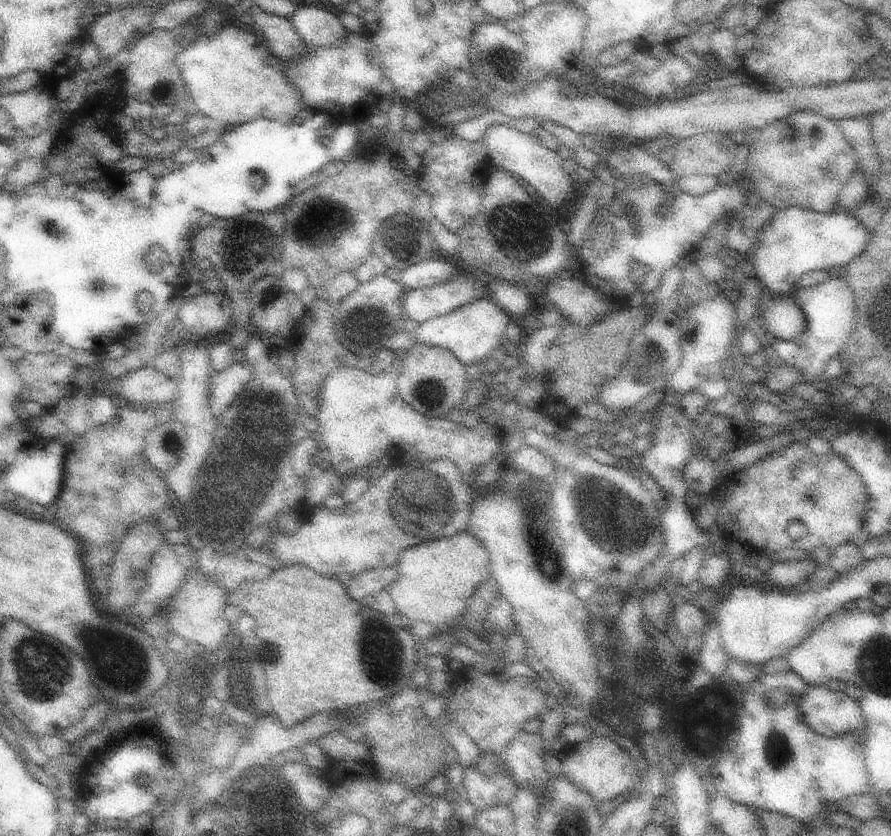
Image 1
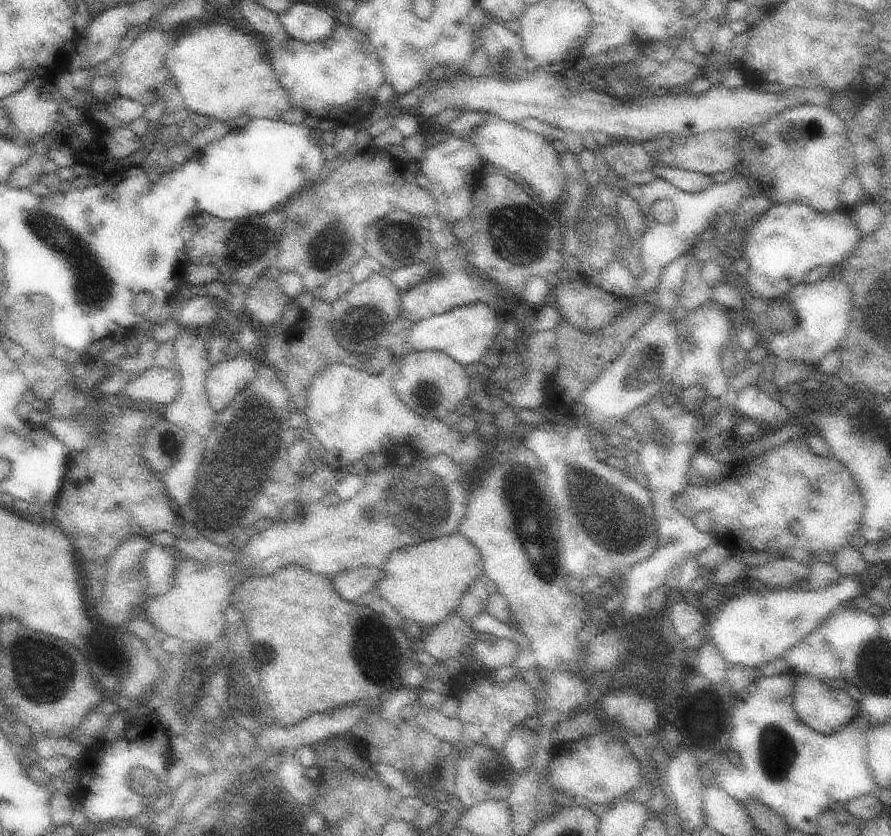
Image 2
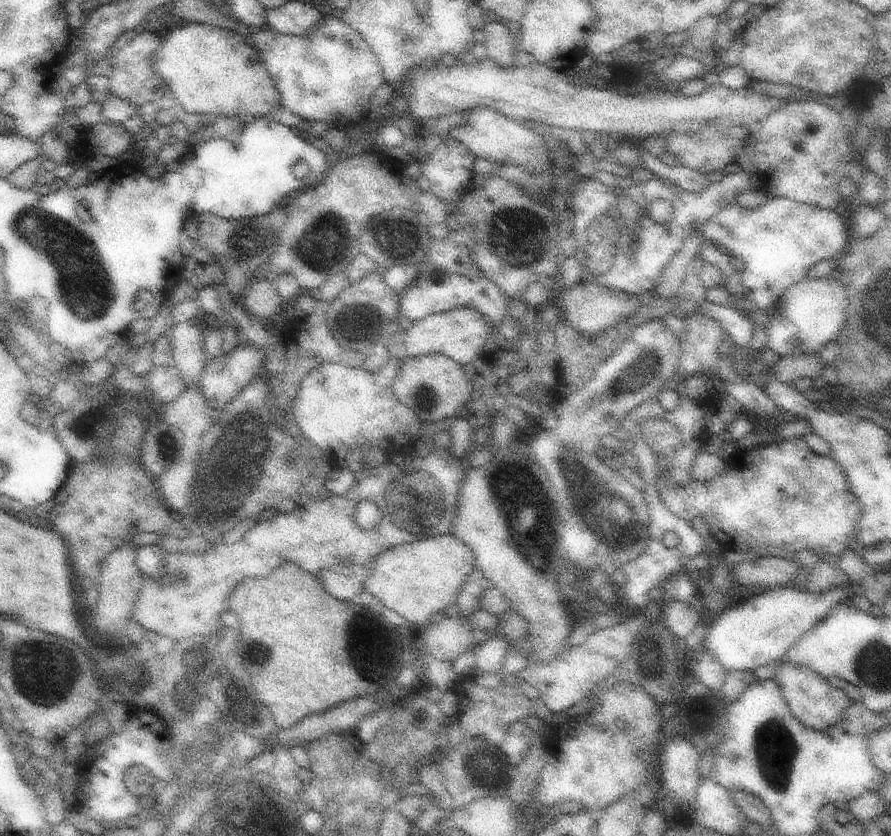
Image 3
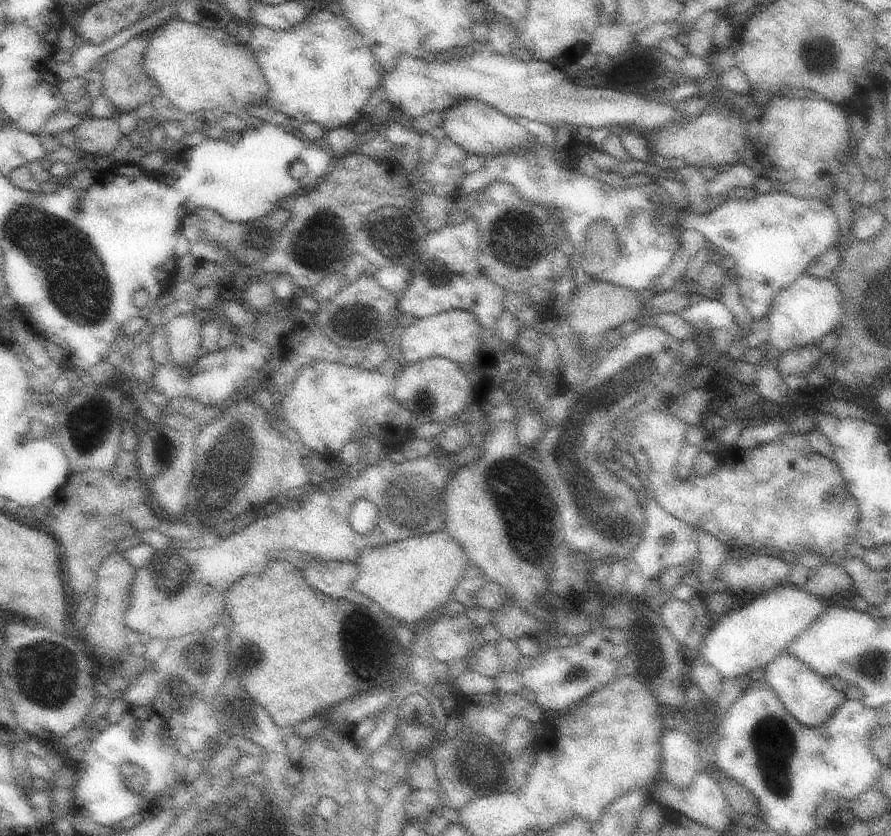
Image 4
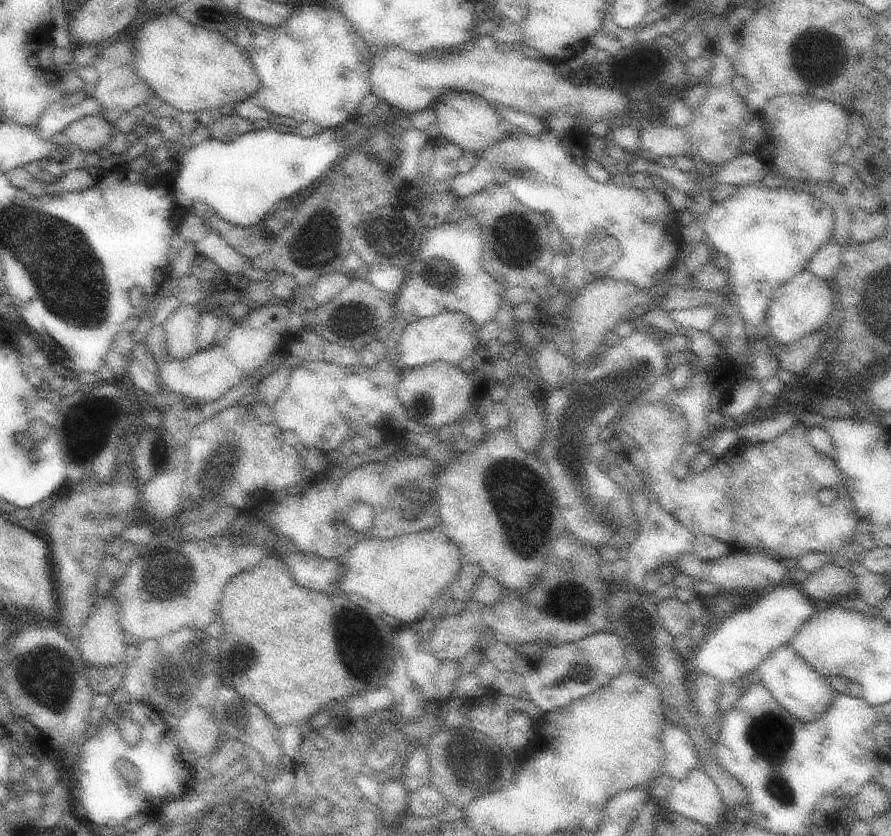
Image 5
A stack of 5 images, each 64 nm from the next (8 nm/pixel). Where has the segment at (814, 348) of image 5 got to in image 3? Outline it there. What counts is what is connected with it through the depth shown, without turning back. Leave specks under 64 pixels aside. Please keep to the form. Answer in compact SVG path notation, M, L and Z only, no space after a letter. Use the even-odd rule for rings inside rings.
M793 352L787 356L781 356L775 364L775 378L783 384L791 384L797 378L817 378L821 374L821 364L819 364L819 354L801 354Z

